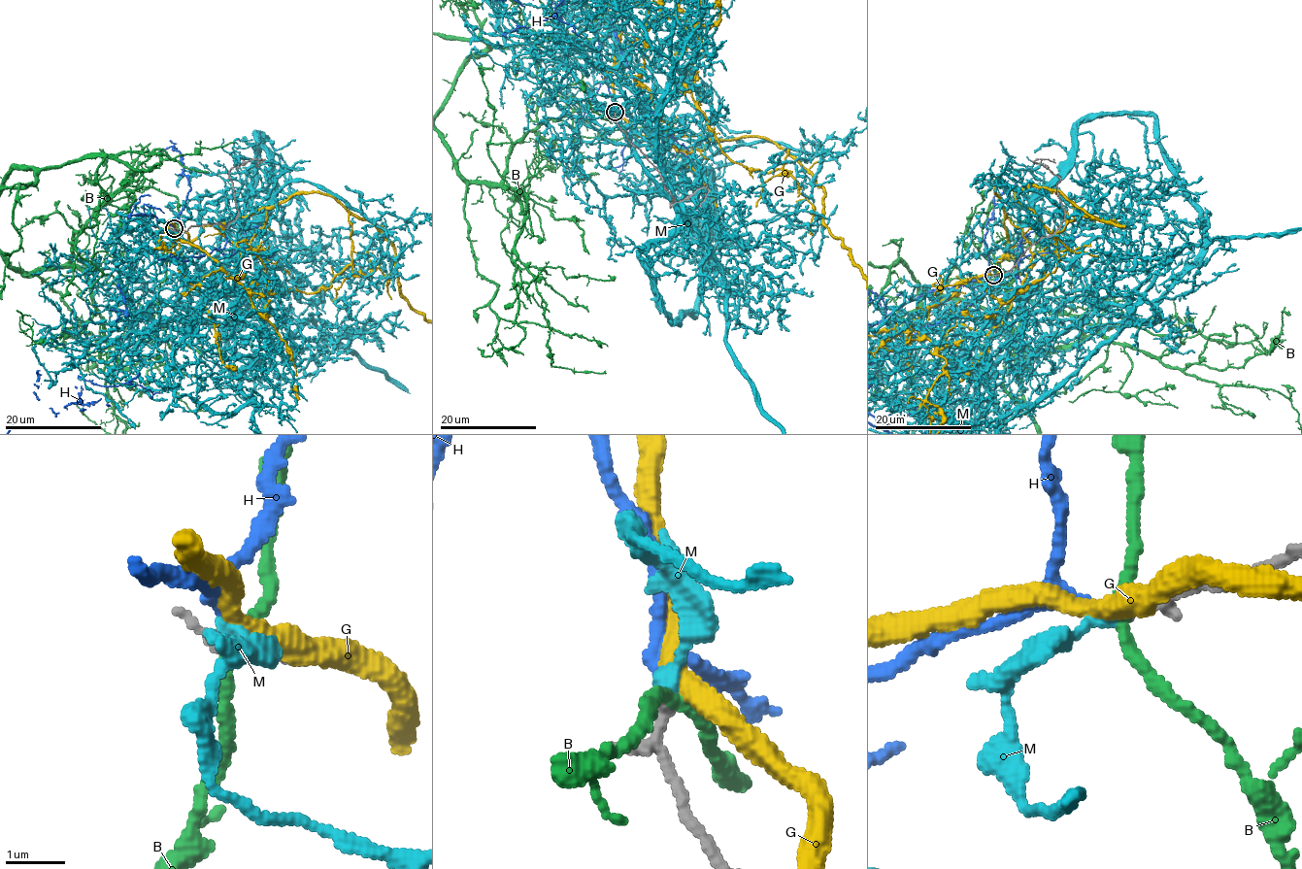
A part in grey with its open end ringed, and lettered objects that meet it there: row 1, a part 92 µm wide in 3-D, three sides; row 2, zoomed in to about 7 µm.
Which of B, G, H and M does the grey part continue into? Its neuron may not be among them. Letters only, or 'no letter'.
H

